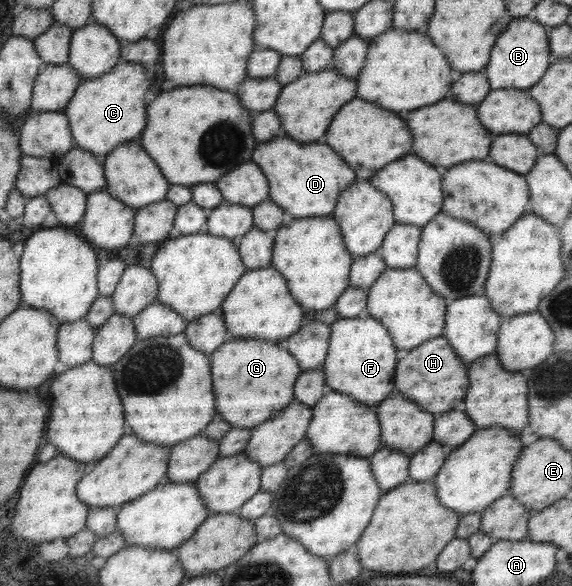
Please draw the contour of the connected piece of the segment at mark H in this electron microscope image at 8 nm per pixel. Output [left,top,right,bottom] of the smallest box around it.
[394,335,470,416]

